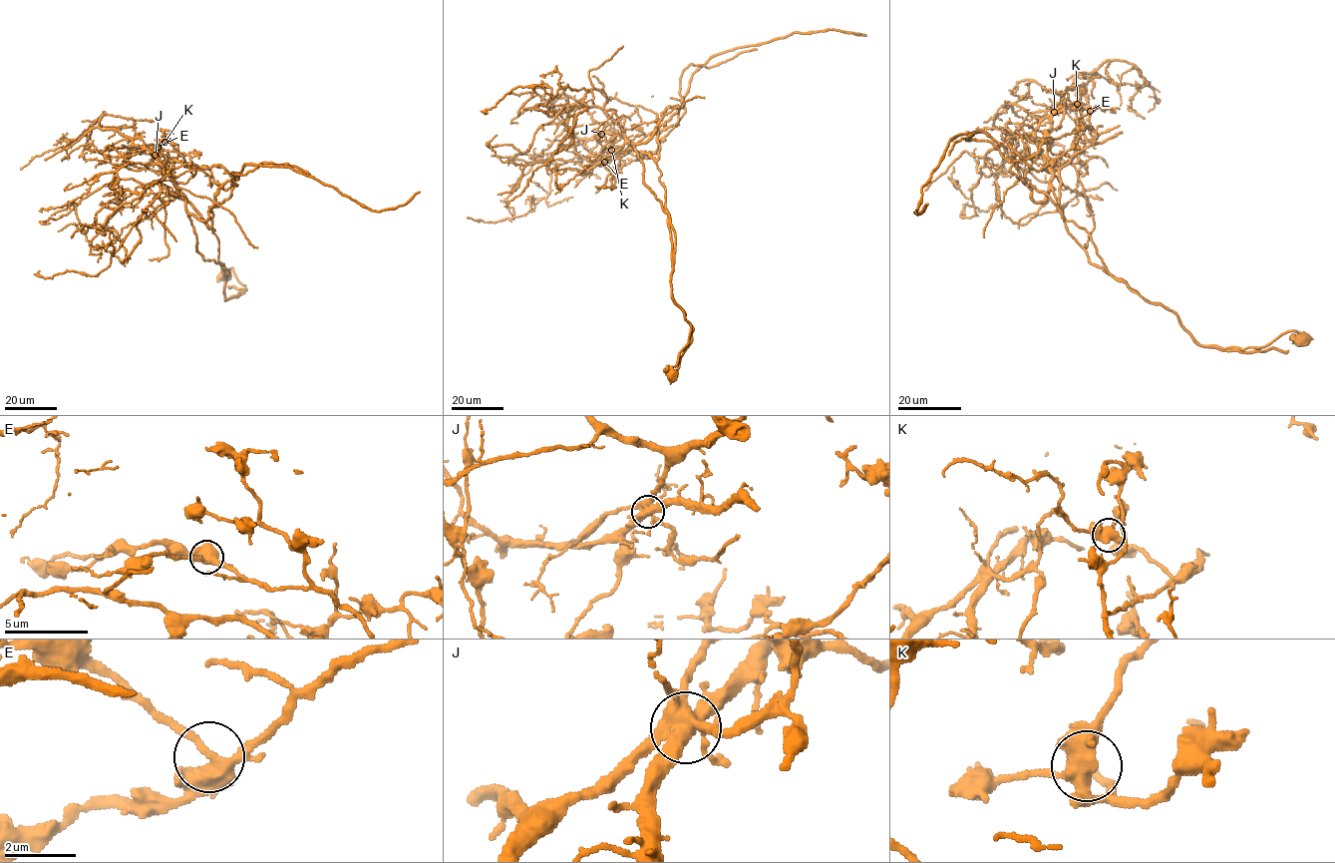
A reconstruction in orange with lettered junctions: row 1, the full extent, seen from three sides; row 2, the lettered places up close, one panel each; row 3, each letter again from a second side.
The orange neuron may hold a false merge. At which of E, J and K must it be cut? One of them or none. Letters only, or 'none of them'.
J

